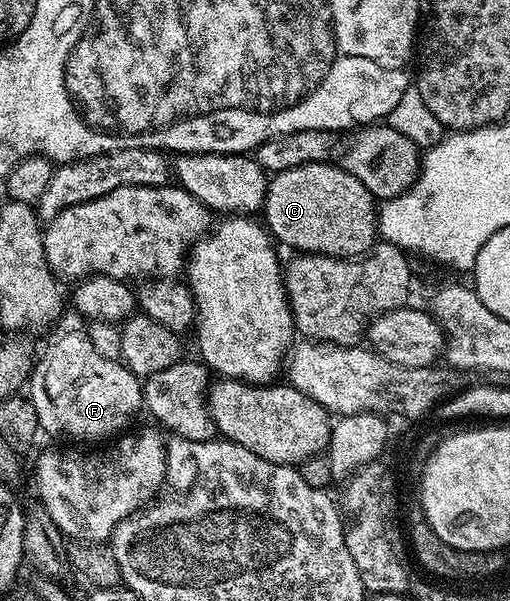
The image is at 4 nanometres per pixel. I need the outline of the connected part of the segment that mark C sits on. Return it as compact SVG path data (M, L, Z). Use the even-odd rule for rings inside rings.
M313 161L307 165L285 169L282 173L275 173L270 177L270 192L264 206L264 224L272 234L275 242L283 241L291 245L298 253L323 253L326 257L364 257L374 248L379 240L378 229L379 206L376 199L341 164L330 165L326 161Z

